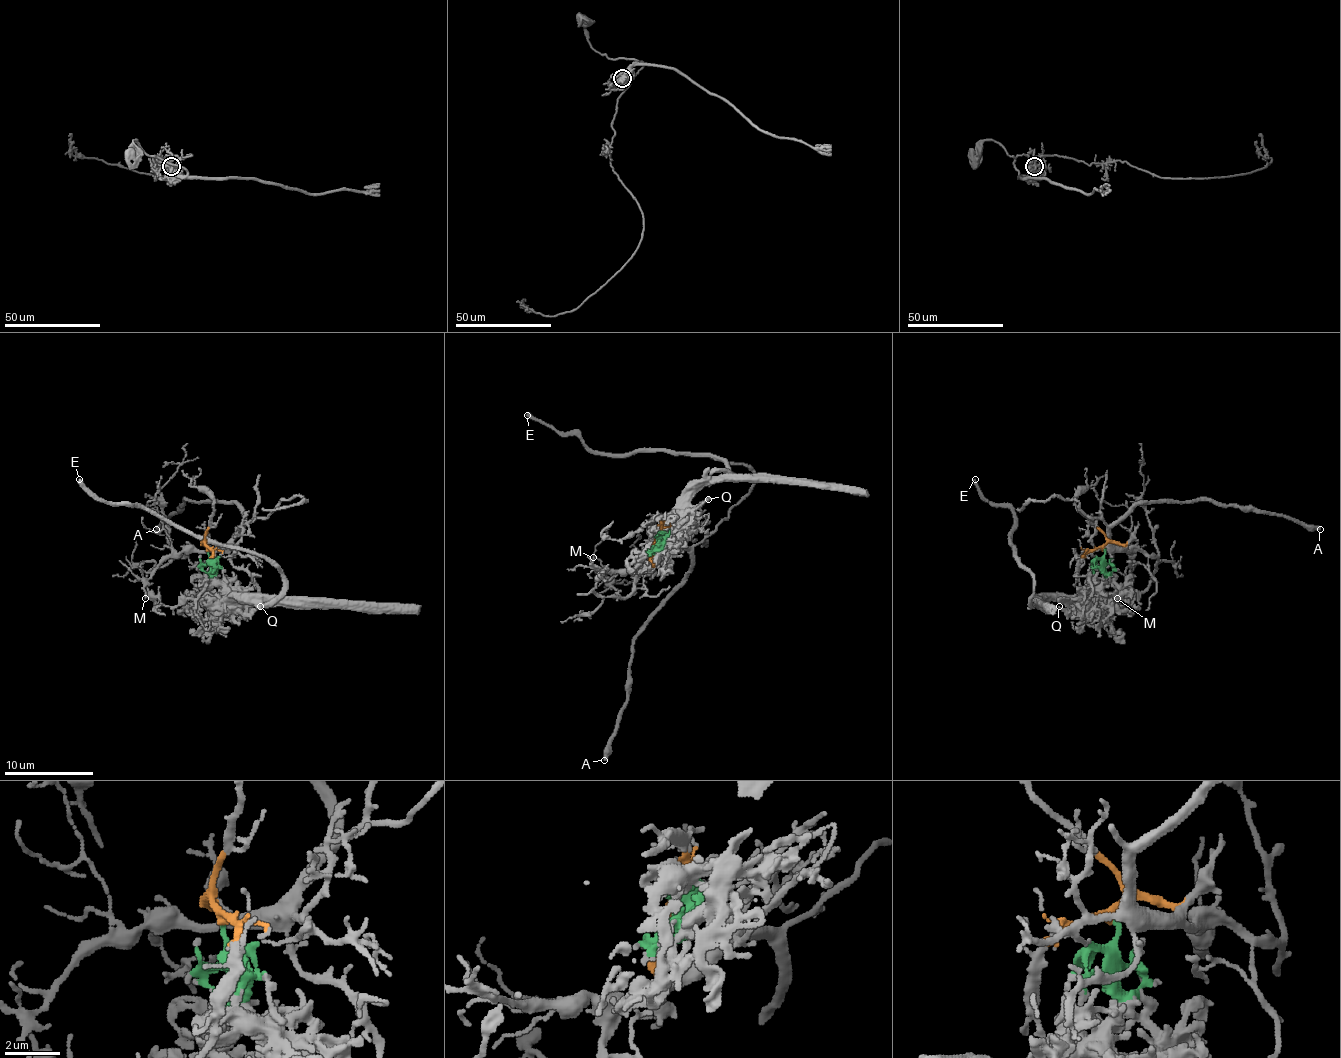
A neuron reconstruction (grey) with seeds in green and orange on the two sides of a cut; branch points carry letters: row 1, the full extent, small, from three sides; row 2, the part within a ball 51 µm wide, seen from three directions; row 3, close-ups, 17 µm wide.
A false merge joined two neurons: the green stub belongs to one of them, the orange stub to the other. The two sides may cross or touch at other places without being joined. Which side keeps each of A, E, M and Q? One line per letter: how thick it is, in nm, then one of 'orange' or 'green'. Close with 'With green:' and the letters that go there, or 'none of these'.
A: 380 nm thick; orange
E: 300 nm thick; green
M: 130 nm thick; orange
Q: 140 nm thick; green
With green: E, Q

